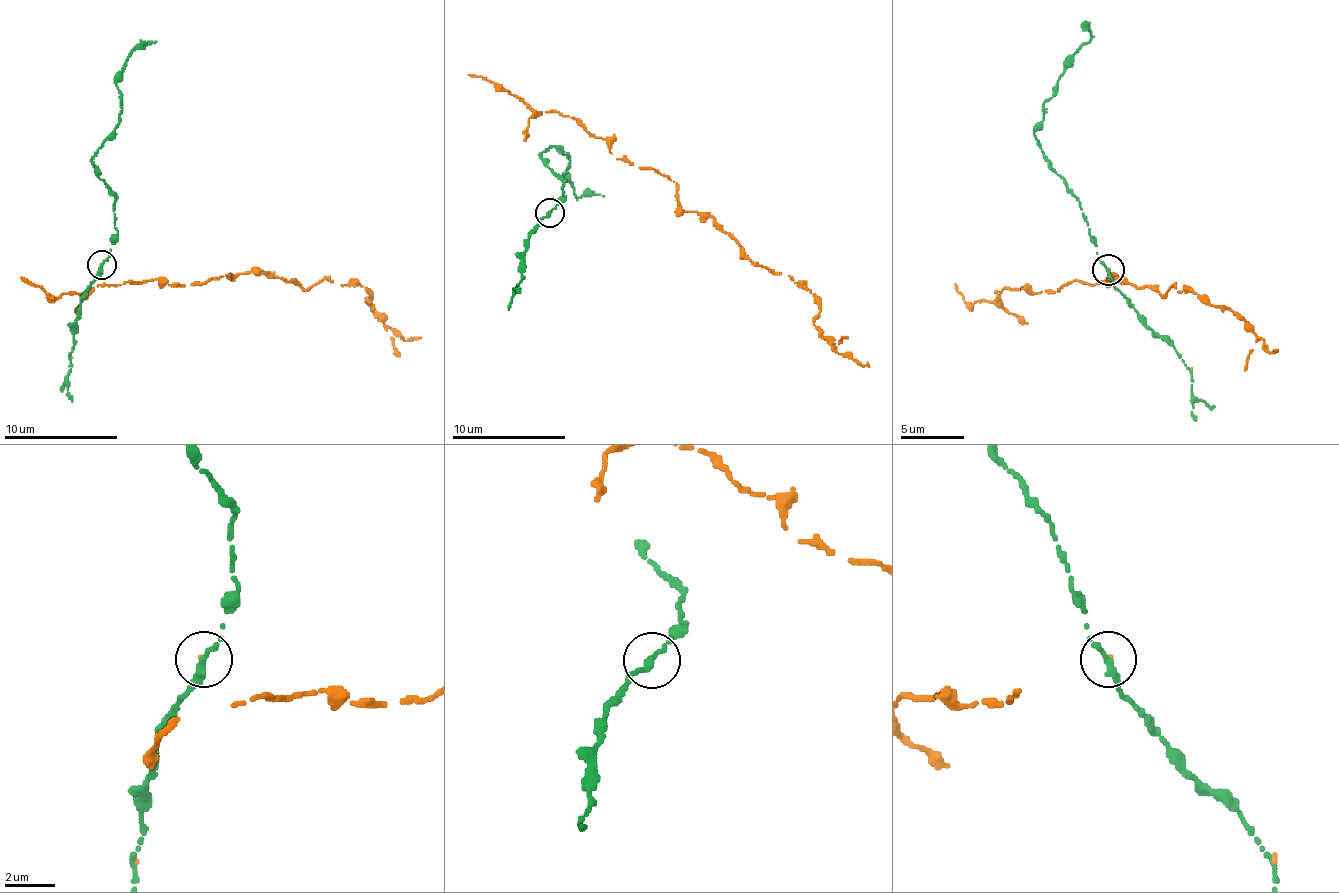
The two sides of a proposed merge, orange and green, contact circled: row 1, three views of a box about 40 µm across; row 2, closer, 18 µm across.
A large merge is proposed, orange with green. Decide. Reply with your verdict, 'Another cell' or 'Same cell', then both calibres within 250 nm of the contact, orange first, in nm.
Same cell. Thickness 100 nm (orange) against 280 nm

